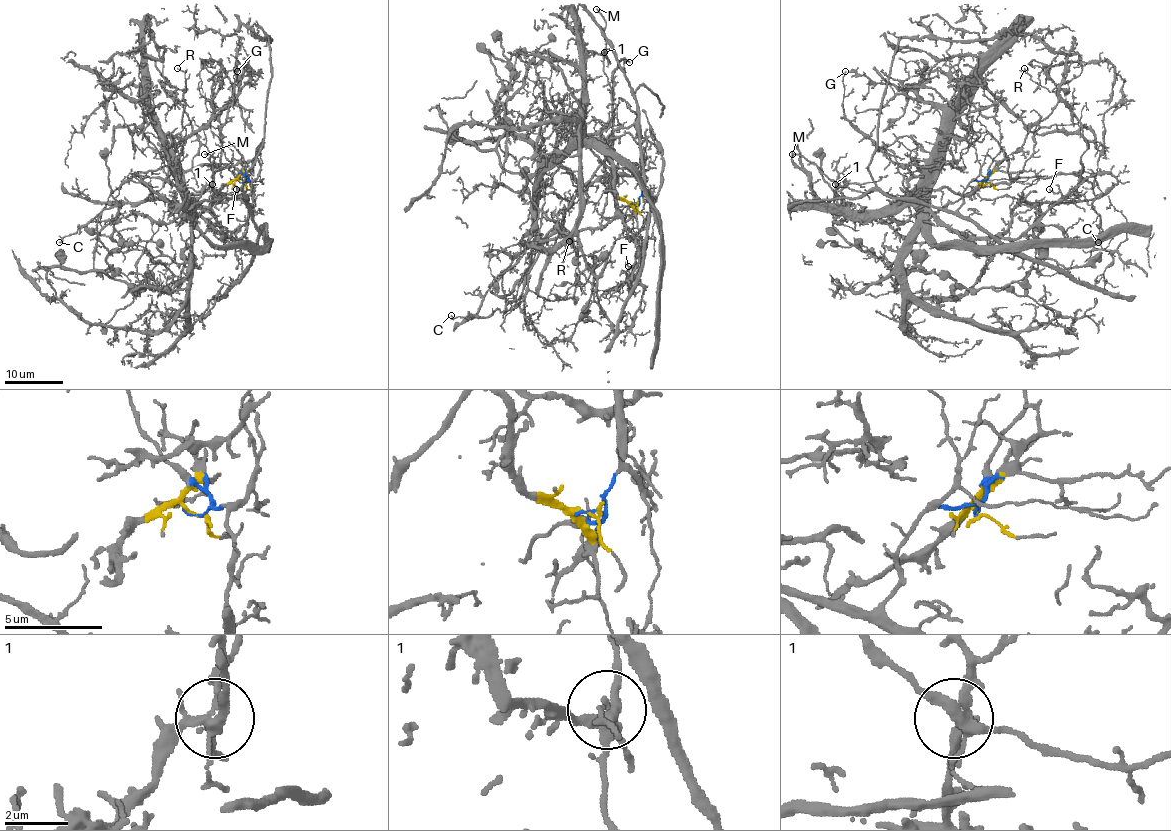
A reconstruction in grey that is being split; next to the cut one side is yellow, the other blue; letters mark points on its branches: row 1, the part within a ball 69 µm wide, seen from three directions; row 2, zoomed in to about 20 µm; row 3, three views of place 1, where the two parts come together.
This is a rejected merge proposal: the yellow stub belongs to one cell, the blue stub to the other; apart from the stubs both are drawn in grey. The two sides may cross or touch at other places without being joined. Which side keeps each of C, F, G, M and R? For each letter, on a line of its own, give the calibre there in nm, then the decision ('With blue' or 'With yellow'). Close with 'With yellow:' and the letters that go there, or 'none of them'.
C: Thickness 160 nm. With blue
F: Thickness 140 nm. With yellow
G: Thickness 100 nm. With yellow
M: Thickness 150 nm. With blue
R: Thickness 110 nm. With blue
With yellow: F, G

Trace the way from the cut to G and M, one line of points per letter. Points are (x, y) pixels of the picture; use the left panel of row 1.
G: (241, 182), (225, 184), (217, 203), (194, 216), (184, 191), (188, 169), (219, 163), (220, 126), (238, 70)
M: (241, 182), (251, 181), (251, 211), (242, 197), (225, 195), (212, 189), (213, 159), (204, 153)

